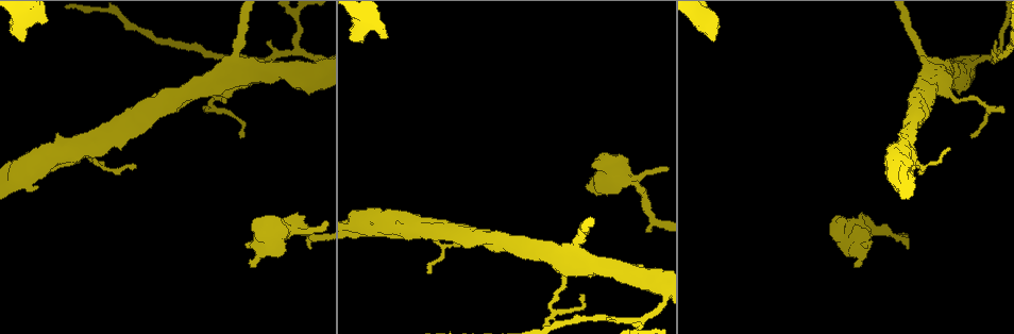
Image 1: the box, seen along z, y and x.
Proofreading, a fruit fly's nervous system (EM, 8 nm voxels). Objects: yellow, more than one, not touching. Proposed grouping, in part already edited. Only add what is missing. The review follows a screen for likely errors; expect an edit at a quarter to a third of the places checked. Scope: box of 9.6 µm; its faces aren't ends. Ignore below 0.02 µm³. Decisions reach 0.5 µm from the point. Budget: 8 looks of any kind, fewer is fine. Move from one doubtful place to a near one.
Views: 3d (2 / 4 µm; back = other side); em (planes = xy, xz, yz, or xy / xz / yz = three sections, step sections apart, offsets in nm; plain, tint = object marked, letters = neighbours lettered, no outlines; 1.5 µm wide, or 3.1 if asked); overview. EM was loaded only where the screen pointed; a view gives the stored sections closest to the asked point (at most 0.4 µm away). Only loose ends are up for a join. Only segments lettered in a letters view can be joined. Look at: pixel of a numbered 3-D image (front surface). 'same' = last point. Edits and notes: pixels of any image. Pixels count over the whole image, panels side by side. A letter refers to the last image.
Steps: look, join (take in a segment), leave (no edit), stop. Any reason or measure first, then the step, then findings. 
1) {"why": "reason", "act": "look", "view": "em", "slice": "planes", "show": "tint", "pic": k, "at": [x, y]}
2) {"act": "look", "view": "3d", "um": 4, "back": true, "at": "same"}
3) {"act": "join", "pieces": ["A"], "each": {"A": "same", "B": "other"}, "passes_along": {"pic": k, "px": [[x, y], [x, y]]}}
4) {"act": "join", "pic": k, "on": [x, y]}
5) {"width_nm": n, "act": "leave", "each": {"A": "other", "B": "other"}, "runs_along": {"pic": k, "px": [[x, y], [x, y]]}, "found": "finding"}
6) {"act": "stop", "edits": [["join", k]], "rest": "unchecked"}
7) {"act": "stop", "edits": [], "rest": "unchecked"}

{"why": "stops while still wide", "act": "look", "view": "em", "slice": "xy", "step": 8, "show": "tint", "pic": 1, "at": [386, 37]}

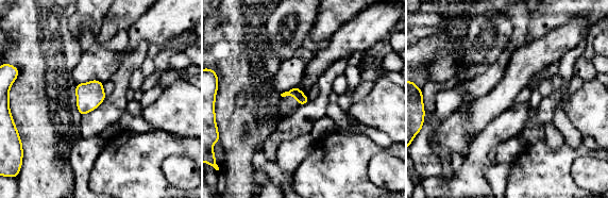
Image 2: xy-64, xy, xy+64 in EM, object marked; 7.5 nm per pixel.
{"why": "cut it another way", "act": "look", "view": "em", "slice": "planes", "show": "tint", "at": "same"}

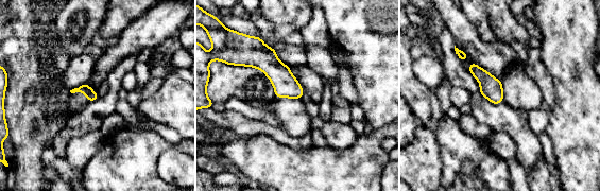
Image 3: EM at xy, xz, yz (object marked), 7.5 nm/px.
{"act": "look", "view": "em", "slice": "planes", "show": "letters", "at": "same"}

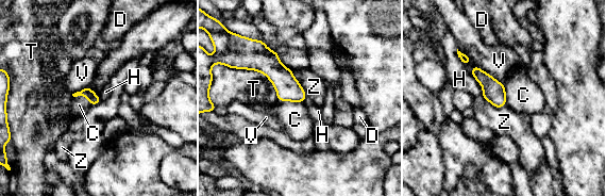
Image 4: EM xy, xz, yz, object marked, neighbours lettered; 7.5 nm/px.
{"longest_contact_nm": ["T", 420], "act": "leave", "each": {"C": "other", "D": "other", "H": "other", "T": "other", "V": "other", "Z": "other"}, "border": {"pic": 4, "px": [[278, 100], [303, 102]]}, "found": "no lettered segment goes on from it"}

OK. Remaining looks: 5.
{"why": "stops while still wide", "act": "look", "view": "em", "slice": "planes", "show": "letters", "pic": 1, "at": [285, 250]}

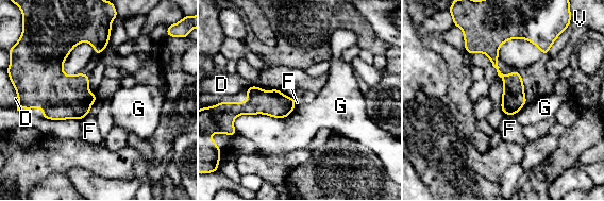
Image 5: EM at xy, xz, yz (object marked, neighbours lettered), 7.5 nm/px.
{"act": "leave", "each": {"D": "other", "F": "other", "G": "other", "V": "other"}, "found": "no lettered segment goes on from it"}

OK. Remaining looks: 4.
{"why": "an open end", "act": "look", "view": "em", "slice": "planes", "show": "plain", "pic": 1, "at": [907, 248]}

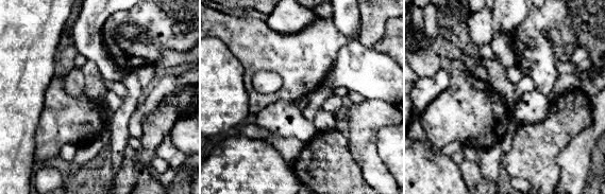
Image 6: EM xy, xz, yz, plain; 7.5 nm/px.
{"act": "look", "view": "em", "slice": "planes", "show": "letters", "at": "same"}

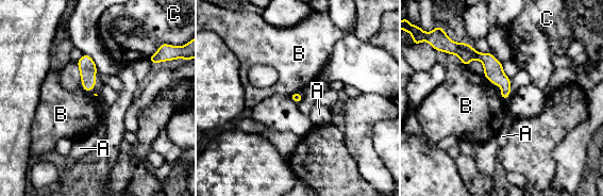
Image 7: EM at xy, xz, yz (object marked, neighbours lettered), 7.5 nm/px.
{"act": "leave", "each": {"A": "other", "B": "other", "C": "other"}, "border": {"pic": 7, "px": [[81, 84], [90, 94]]}, "found": "no lettered segment goes on from it"}

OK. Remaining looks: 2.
{"act": "stop", "edits": [], "rest": "unchecked"}

